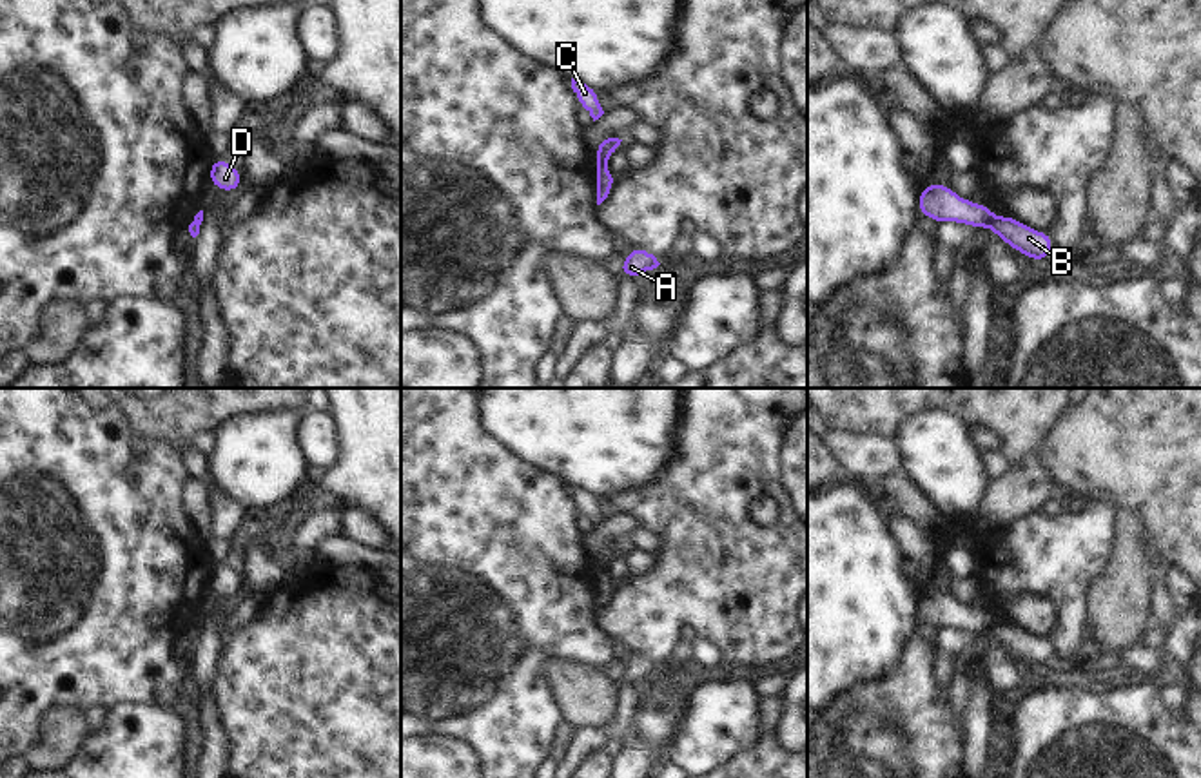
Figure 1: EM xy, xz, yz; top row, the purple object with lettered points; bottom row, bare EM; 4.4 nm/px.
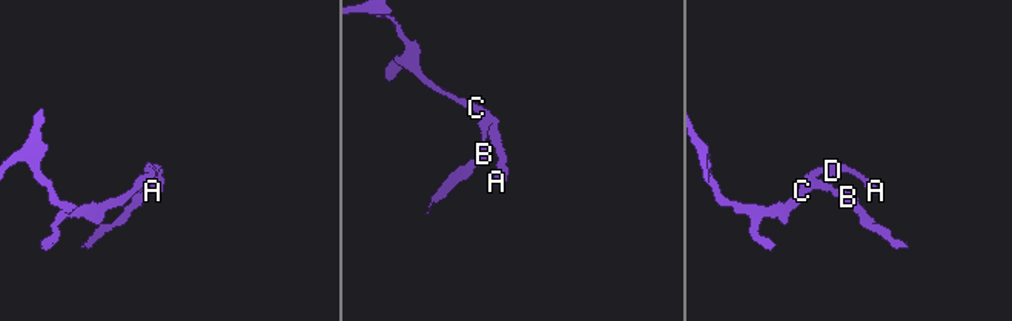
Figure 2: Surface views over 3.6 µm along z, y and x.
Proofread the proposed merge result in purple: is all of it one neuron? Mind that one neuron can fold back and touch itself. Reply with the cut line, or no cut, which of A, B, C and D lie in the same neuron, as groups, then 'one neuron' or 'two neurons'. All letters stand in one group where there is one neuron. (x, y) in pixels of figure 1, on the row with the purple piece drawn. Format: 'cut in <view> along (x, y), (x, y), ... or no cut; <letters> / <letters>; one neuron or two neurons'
cut in xz along (597, 162), (605, 167); A C D / B; two neurons

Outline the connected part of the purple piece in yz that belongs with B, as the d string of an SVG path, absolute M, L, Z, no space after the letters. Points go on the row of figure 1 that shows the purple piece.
M1012 216L996 218L991 230L1020 254L1032 258L1034 263L1043 263L1054 248L1049 232L1038 232Z

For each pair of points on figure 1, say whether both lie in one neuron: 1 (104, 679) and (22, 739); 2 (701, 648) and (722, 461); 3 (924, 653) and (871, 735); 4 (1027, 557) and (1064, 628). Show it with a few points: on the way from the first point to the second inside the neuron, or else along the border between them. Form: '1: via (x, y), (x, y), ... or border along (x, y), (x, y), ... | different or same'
1: via (80, 684), (73, 691), (57, 691), (33, 715) | same
2: border along (693, 637), (710, 641), (722, 657) | different
3: via (915, 673), (906, 700), (891, 715) | same
4: via (1045, 575), (1064, 593), (1064, 610) | same

